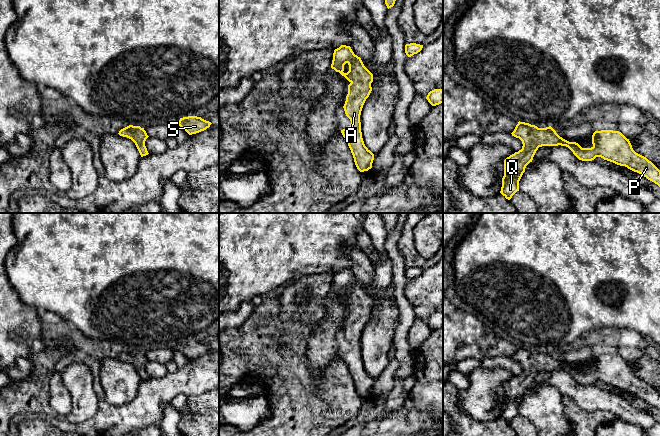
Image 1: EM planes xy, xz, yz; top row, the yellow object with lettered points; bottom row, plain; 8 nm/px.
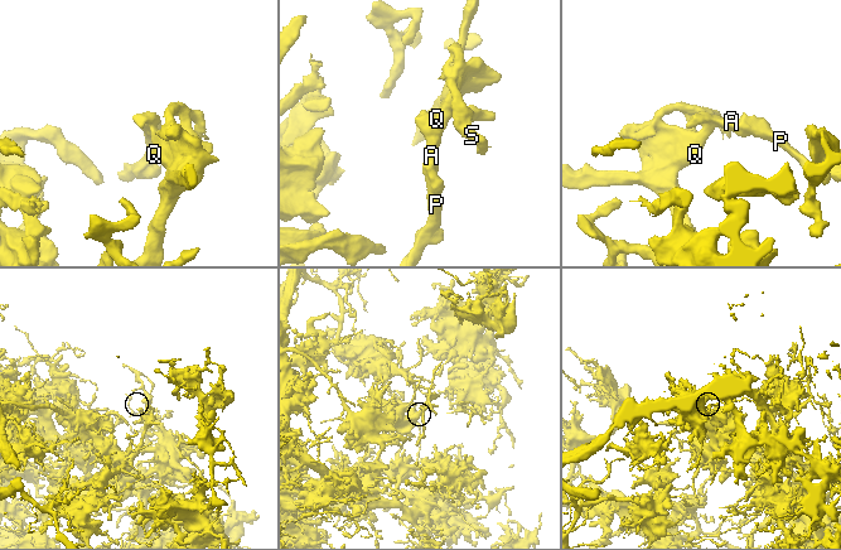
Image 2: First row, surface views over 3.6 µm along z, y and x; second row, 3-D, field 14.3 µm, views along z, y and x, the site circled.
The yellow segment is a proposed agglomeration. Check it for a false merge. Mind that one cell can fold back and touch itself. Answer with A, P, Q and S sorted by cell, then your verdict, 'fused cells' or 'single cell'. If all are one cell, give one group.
groups A P Q S; single cell

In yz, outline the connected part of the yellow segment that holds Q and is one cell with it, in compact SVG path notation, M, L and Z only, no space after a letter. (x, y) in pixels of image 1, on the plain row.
M518 346L512 360L522 365L522 373L504 384L504 400L500 417L508 424L519 415L519 405L526 390L532 386L539 371L566 370L582 385L592 385L596 381L613 386L637 396L660 411L660 394L646 381L636 377L621 356L613 354L595 355L591 372L582 372L576 366L560 361L551 351L538 352L525 346Z

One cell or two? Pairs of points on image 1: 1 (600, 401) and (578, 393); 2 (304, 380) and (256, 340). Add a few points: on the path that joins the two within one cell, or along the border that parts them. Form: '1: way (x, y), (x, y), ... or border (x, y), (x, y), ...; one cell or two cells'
1: way (595, 399), (583, 394); one cell
2: way (292, 376), (268, 352); one cell

